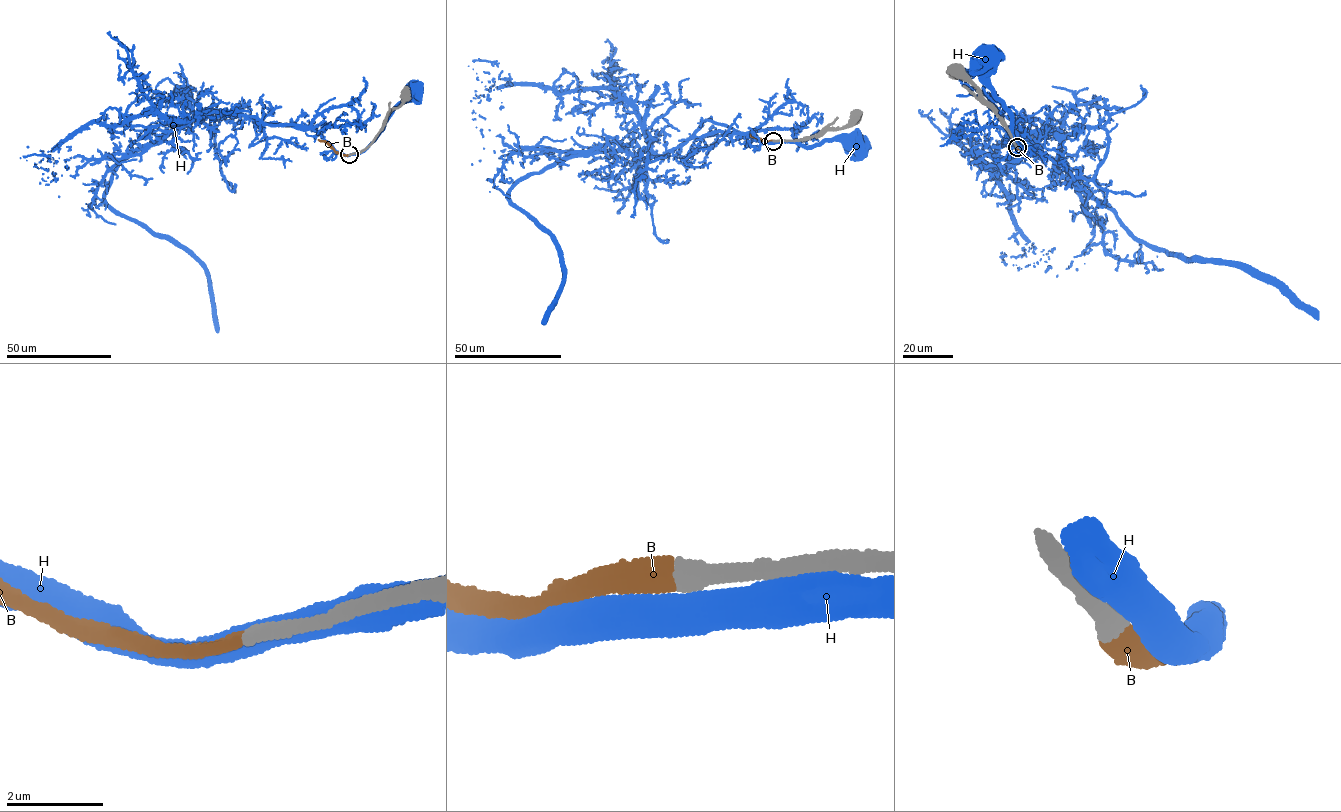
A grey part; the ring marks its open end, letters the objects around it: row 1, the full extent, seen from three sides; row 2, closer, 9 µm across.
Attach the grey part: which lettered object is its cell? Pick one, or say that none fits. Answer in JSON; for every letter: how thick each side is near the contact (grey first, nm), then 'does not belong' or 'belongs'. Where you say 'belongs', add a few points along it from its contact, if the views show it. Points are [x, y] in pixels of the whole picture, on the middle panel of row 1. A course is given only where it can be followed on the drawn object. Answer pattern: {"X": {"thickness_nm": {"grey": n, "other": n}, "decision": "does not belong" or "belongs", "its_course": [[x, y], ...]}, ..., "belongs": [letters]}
{"B": {"thickness_nm": {"grey": 360, "other": 360}, "decision": "belongs", "its_course": [[773, 141], [762, 141], [750, 134]]}, "H": {"thickness_nm": {"grey": 380, "other": 550}, "decision": "does not belong"}, "belongs": ["B"]}

